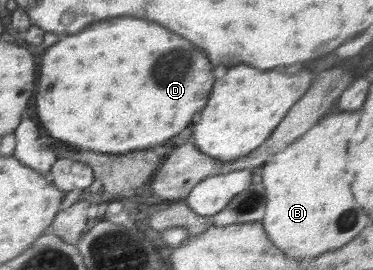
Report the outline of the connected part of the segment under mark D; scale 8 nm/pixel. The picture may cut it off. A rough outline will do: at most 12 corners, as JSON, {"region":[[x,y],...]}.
{"region":[[121,17],[45,51],[51,137],[148,150],[205,107],[213,67]]}

